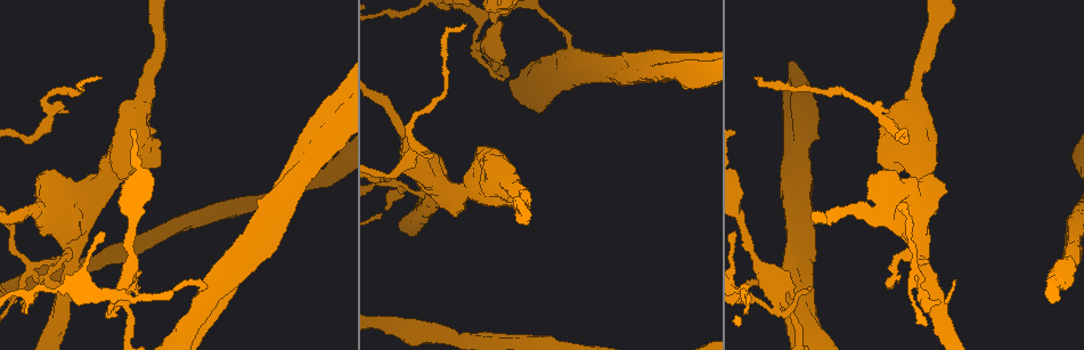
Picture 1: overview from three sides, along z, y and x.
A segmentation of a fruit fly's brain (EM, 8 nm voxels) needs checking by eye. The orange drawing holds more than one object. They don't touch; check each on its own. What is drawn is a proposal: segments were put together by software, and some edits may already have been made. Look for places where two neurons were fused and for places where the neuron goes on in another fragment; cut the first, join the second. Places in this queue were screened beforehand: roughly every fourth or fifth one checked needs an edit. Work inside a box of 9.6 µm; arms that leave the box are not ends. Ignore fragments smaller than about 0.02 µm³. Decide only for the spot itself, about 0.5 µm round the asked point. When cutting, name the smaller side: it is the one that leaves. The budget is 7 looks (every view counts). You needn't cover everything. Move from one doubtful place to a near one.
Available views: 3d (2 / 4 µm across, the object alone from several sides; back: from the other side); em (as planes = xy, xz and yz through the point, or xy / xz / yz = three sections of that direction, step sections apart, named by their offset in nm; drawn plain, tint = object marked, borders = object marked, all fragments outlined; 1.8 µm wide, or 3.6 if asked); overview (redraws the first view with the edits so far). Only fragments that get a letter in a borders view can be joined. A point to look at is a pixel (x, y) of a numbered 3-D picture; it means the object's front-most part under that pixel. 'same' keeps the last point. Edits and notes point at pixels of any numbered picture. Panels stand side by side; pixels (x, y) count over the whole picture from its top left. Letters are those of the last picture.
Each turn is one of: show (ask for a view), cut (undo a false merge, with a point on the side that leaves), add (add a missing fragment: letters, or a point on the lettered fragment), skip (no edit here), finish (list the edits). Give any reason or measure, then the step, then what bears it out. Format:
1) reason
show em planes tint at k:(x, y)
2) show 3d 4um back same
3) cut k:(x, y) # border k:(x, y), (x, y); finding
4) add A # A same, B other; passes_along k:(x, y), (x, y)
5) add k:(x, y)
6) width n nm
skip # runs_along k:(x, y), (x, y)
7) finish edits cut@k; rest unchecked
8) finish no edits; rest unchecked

thin neck
show 3d 2um at 1:(74, 255)

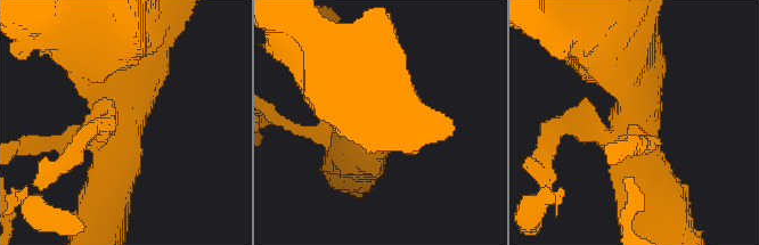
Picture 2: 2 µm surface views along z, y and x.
arms 4
show em xz step 8 tint at 2:(635, 126)

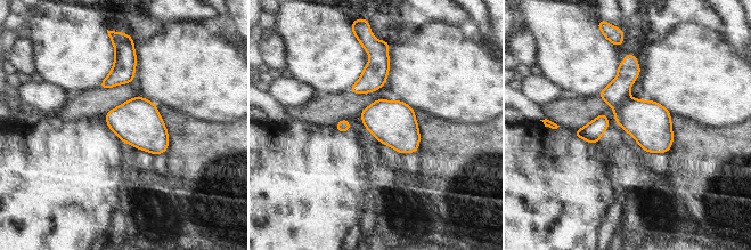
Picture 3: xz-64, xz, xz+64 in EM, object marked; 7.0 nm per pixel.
show em xz step 8 borders same

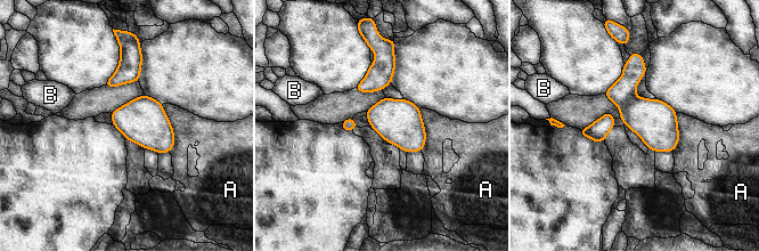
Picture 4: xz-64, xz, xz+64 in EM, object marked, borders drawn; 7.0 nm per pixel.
cut 4:(622, 90) # A other, B other; border 4:(635, 96), (620, 108); a second neuron is stuck on

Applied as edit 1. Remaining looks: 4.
show overview

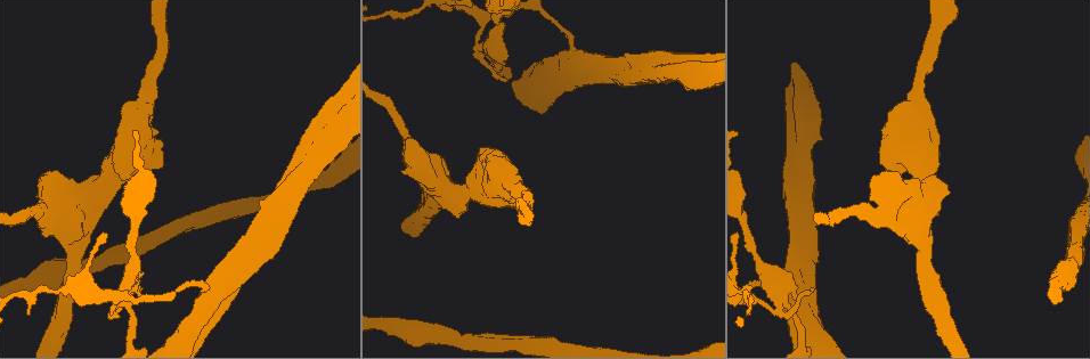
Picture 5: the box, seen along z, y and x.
show 3d 4um back at 5:(474, 58)

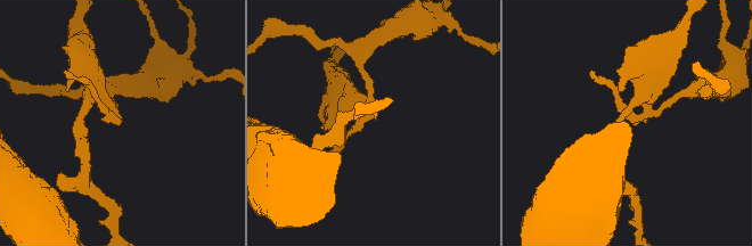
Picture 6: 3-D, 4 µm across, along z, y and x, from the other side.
show em planes plain at 6:(372, 115)

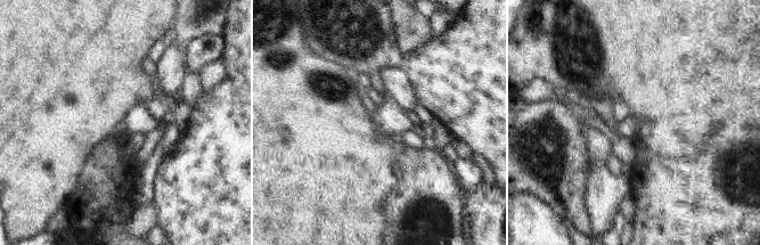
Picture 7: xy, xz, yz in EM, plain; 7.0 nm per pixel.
show em planes borders same

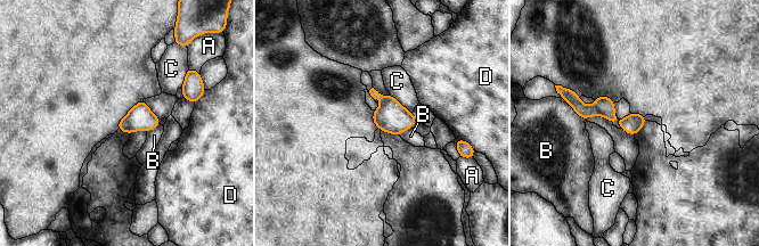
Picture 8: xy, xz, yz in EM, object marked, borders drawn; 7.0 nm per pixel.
cut 8:(604, 104) # A other, B other, C other, D other; border 8:(595, 104), (603, 114); a second neuron is stuck on

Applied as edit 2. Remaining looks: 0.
finish edits cut@4, cut@8; rest unchecked

